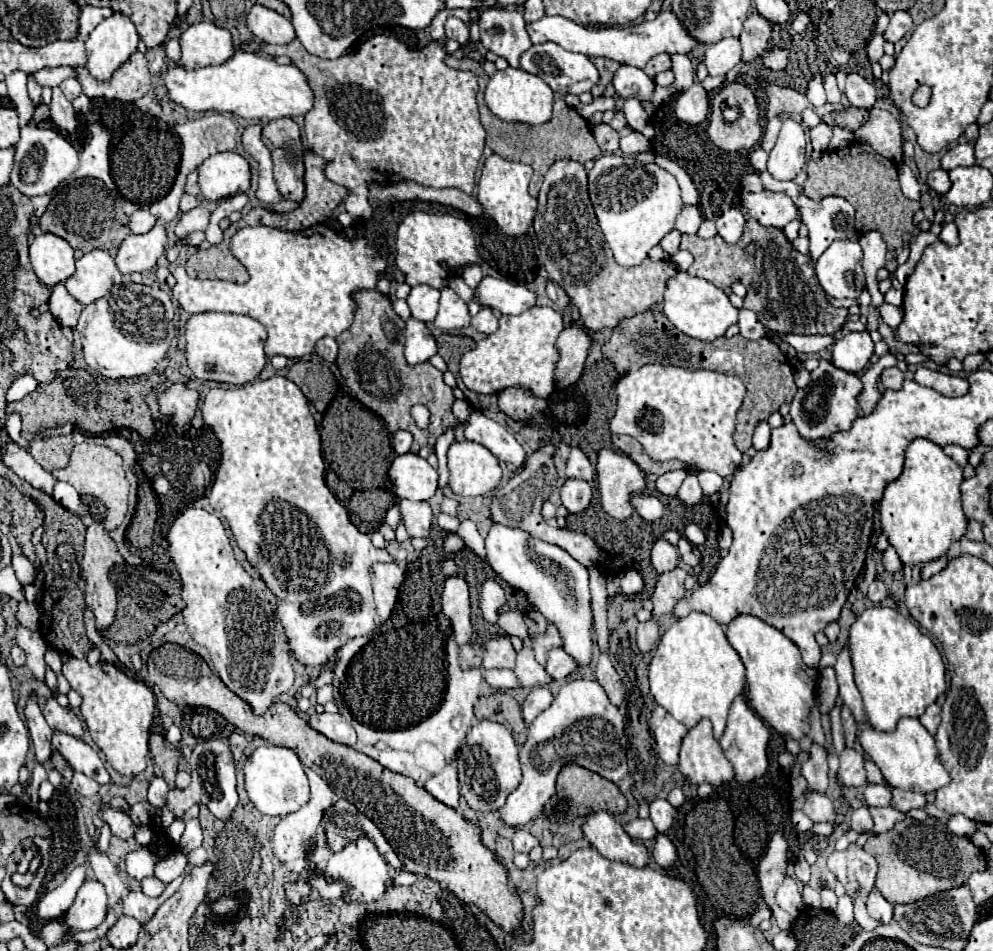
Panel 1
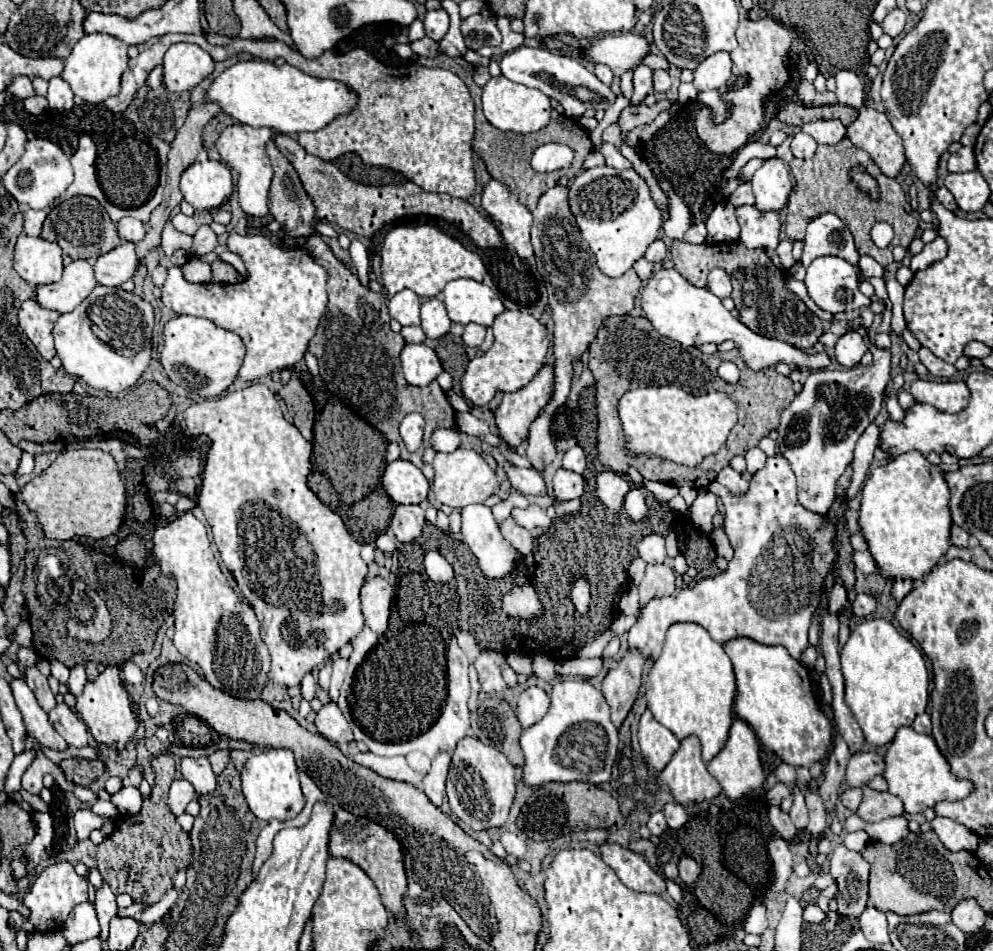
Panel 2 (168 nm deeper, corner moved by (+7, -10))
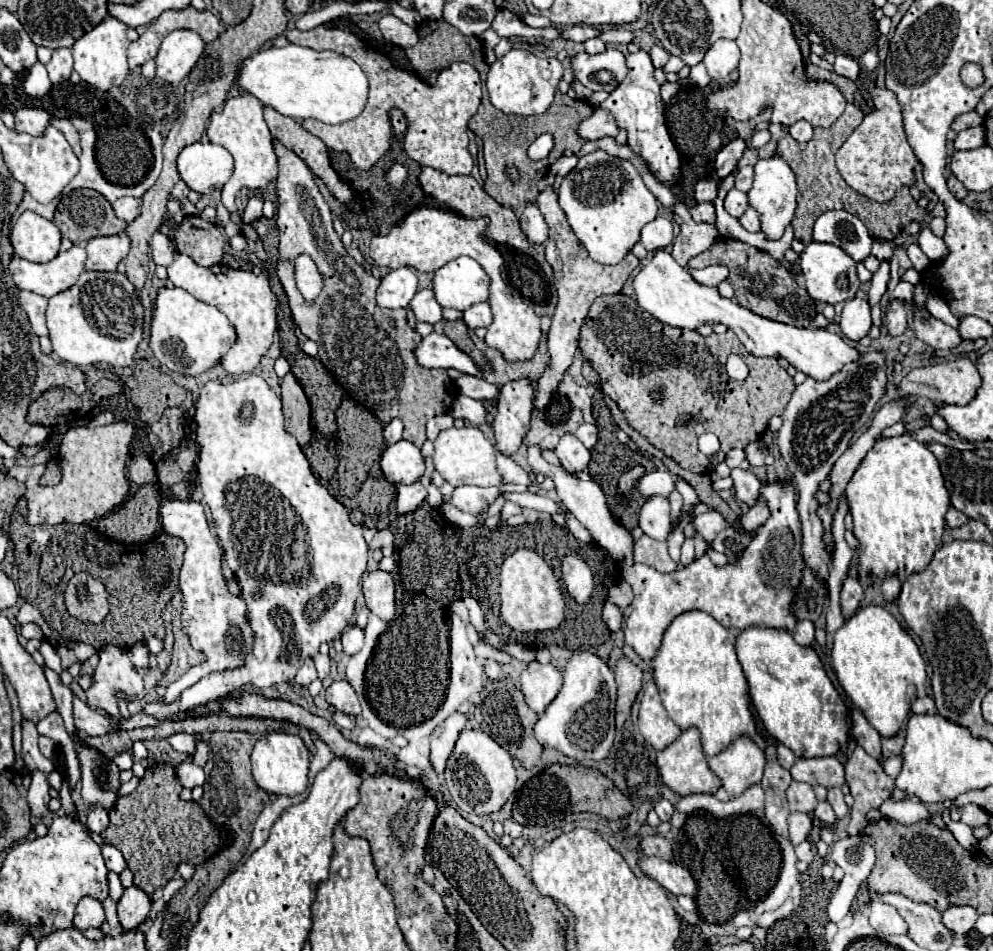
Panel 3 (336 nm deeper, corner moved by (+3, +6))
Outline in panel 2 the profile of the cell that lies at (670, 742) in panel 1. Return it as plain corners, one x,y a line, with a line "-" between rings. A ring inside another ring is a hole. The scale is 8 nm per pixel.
649,710
641,714
637,736
645,762
655,770
663,770
675,754
675,750
679,748
679,740
673,736
673,732
661,726

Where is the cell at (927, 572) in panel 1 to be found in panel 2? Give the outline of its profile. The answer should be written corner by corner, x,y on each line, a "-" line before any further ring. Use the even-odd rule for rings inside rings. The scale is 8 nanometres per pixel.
897,580
897,582
893,582
893,586
891,586
891,596
893,596
897,602
901,602
901,600
911,592
911,588
913,588
913,582
909,582
909,580

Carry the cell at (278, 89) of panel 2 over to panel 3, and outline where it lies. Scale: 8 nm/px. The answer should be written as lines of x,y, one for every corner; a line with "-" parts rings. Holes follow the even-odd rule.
297,44
285,48
263,48
237,66
237,84
245,94
255,96
263,106
295,120
319,120
339,124
359,116
367,102
367,76
357,62
339,52
317,52

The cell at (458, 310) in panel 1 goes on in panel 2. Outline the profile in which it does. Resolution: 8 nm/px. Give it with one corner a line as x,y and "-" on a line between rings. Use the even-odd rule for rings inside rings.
429,298
421,304
421,328
427,338
435,340
449,332
451,320
445,312
445,304
437,298

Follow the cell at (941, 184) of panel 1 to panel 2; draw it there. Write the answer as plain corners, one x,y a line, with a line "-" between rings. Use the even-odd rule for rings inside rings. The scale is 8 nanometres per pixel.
941,186
941,188
937,188
935,190
935,196
937,196
937,200
947,208
947,210
951,210
951,212
955,212
957,210
957,204
955,204
955,198
953,198
953,194
945,188
945,186

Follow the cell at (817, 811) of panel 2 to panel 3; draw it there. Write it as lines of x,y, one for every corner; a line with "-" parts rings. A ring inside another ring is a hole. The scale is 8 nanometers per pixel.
823,800
823,802
817,804
817,808
815,808
815,816
817,816
821,822
825,822
825,824
833,824
833,822
837,822
837,816
835,816
835,812
833,812
833,808
831,808
831,804
829,804
827,800

